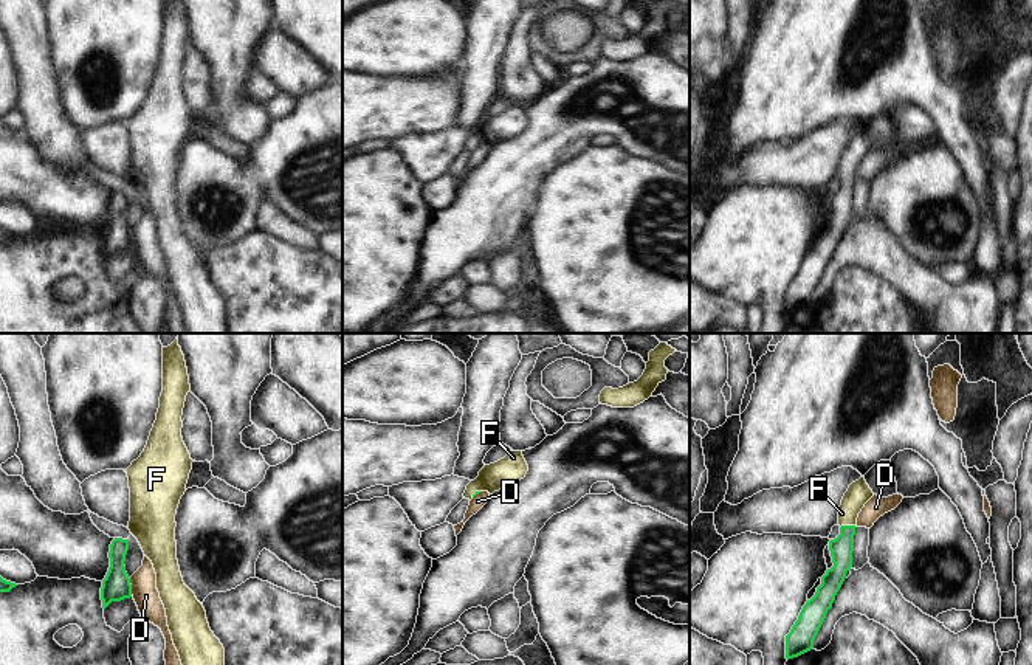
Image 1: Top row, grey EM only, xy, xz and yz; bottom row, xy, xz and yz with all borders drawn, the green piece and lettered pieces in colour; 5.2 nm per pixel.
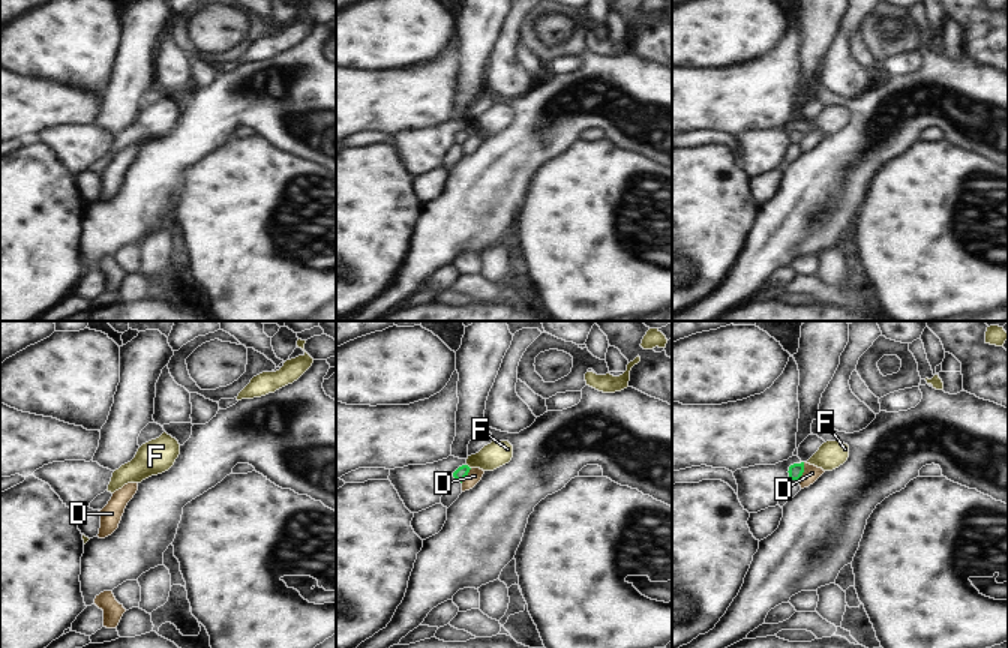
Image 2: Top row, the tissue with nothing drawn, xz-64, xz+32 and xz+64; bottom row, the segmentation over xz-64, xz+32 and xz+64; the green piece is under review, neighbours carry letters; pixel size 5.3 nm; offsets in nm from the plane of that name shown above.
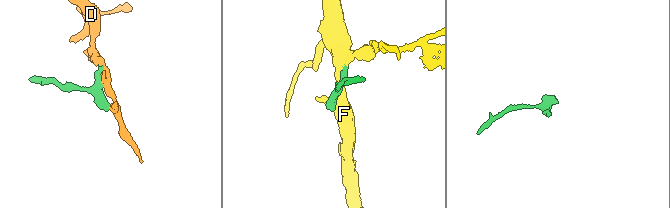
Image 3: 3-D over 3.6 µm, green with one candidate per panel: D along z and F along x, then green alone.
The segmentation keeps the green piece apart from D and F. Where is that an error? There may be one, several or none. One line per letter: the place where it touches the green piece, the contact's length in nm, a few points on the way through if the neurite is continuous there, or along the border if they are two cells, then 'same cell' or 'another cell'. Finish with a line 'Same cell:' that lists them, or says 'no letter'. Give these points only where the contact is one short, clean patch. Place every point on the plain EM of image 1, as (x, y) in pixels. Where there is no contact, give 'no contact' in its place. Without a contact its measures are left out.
D: meets green in xy at (130, 239); contact 90 nm long; another cell
F: meets green in yz at (846, 179); contact 80 nm long; runs through yz (842, 200), (846, 179), (849, 160), (859, 146); same cell
Same cell: F

